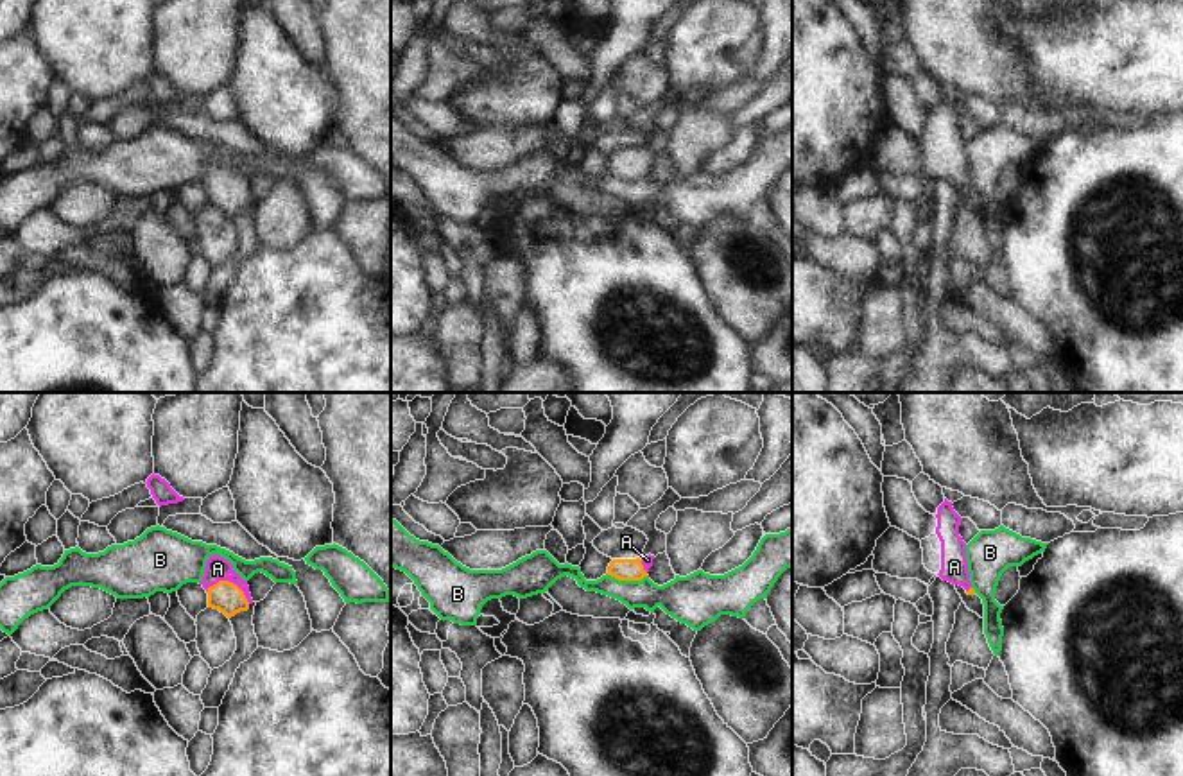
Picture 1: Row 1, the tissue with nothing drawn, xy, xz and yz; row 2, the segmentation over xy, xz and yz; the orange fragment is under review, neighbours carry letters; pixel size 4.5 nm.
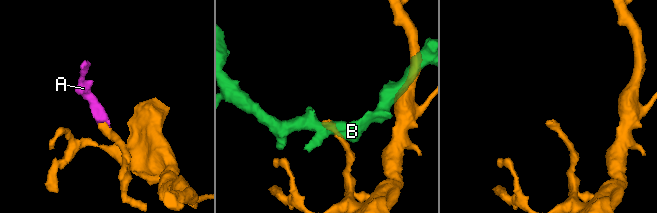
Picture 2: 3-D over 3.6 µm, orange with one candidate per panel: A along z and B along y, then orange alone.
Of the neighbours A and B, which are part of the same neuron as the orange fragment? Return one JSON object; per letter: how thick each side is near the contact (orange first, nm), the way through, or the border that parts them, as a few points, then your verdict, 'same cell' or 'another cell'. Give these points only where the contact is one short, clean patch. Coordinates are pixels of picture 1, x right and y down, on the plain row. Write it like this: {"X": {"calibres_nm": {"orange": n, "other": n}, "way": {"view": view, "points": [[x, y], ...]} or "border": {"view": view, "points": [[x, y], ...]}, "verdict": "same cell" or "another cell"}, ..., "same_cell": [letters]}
{"A": {"calibres_nm": {"orange": 140, "other": 110}, "way": {"view": "xy", "points": [[226, 196], [228, 180], [217, 167]]}, "verdict": "same cell"}, "B": {"calibres_nm": {"orange": 100, "other": 170}, "border": {"view": "xz", "points": [[606, 172], [617, 178], [642, 178], [647, 174]]}, "verdict": "another cell"}, "same_cell": ["A"]}

